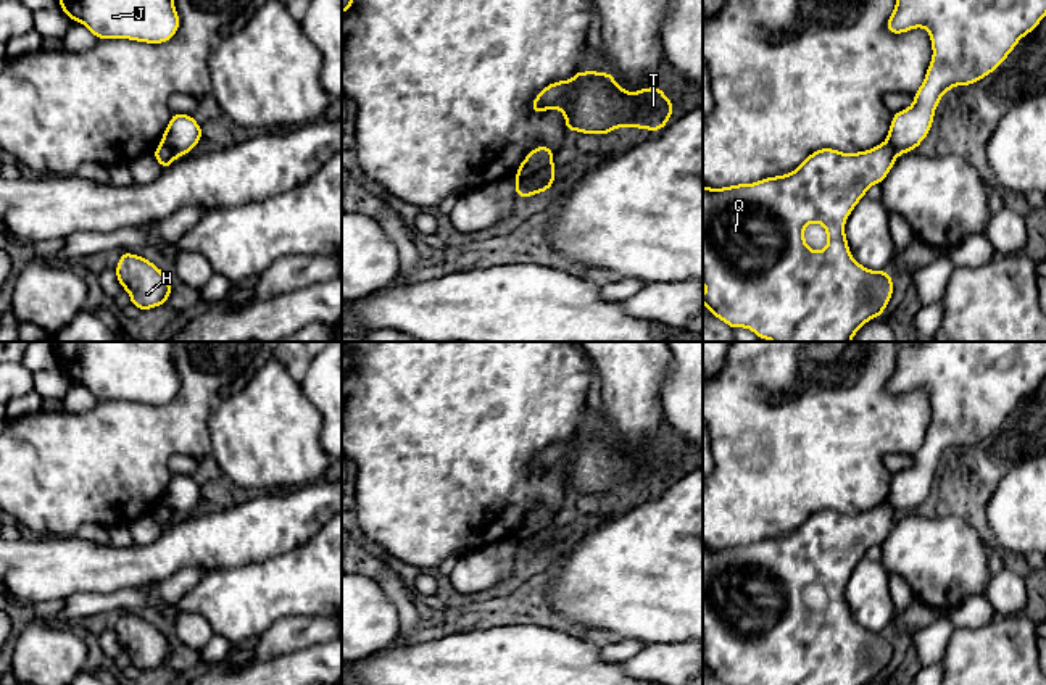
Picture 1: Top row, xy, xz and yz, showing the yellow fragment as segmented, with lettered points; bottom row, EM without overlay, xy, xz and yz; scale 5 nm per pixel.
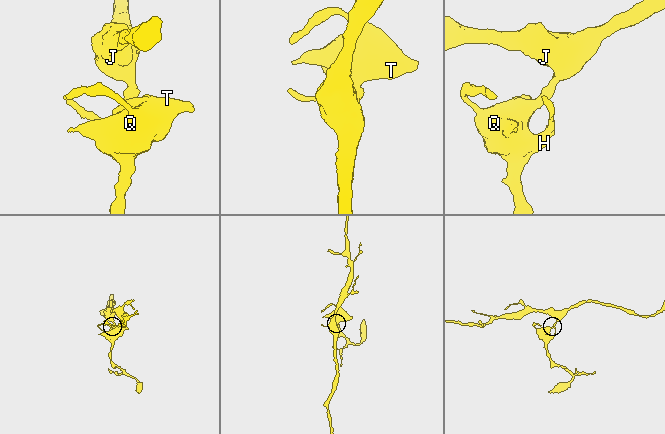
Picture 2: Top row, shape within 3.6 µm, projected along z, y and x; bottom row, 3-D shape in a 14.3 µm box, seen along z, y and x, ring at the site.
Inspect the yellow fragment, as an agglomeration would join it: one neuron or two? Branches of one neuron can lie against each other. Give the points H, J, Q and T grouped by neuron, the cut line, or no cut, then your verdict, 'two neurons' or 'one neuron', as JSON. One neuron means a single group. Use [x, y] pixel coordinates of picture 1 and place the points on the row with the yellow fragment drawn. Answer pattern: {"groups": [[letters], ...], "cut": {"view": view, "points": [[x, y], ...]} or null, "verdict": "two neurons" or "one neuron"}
{"groups": [["H", "Q", "T"], ["J"]], "cut": {"view": "xz", "points": [[552, 161], [516, 182]]}, "verdict": "two neurons"}

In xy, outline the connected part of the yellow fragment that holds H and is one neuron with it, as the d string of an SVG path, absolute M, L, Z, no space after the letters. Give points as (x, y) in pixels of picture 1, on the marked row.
M122 251L114 271L121 287L131 295L131 305L140 311L168 303L172 287L152 261Z

